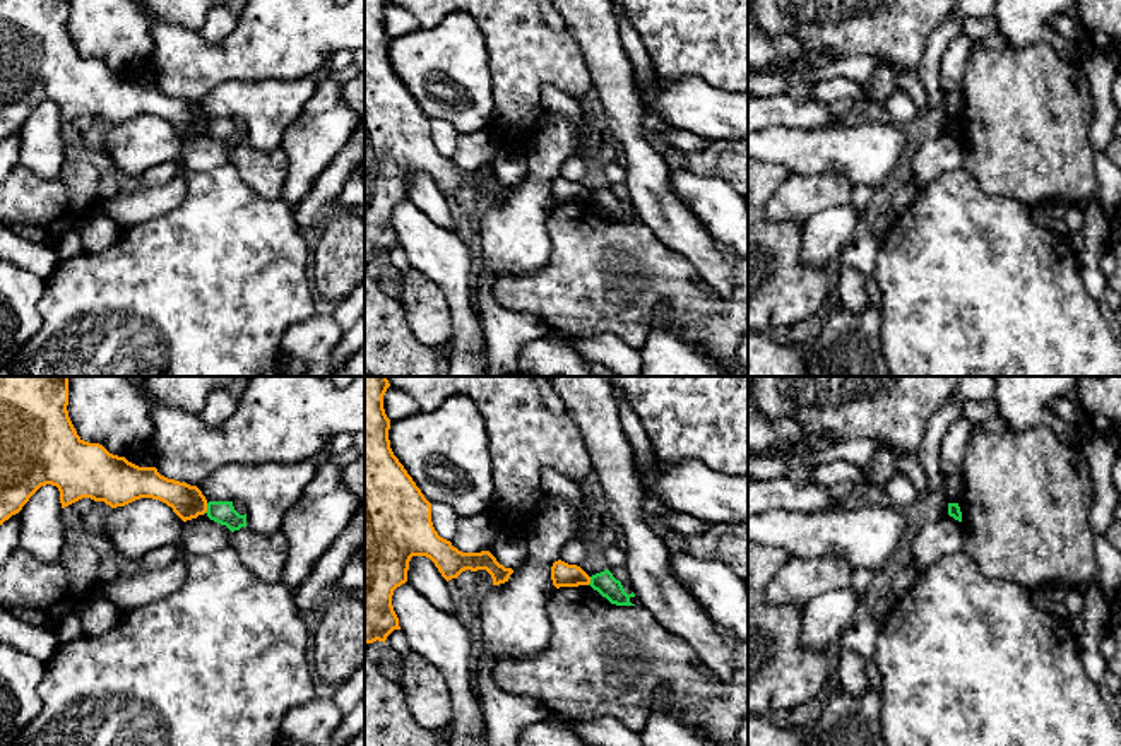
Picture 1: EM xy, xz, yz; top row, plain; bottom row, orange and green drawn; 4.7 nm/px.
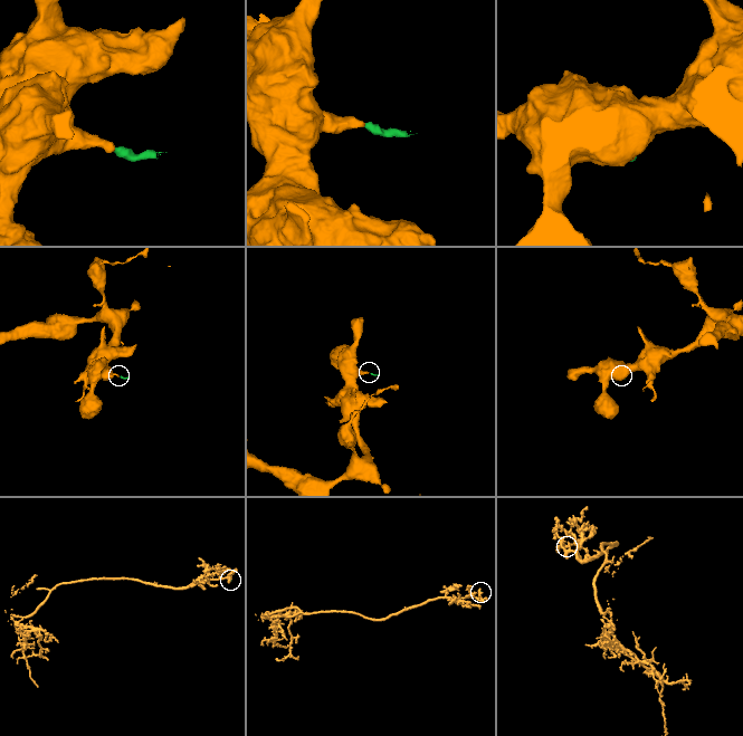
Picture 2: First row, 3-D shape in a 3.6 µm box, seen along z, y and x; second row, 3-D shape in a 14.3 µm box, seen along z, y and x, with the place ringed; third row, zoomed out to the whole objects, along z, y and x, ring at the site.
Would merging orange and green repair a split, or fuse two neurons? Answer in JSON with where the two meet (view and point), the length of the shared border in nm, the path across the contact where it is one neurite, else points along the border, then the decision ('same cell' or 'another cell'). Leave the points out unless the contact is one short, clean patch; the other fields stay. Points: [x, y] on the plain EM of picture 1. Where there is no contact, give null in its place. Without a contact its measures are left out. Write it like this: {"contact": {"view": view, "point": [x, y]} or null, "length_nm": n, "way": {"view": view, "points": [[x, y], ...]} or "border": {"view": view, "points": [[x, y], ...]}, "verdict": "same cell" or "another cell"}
{"contact": {"view": "xy", "point": [206, 125]}, "length_nm": 50, "border": {"view": "xy", "points": [[207, 120], [204, 129]]}, "verdict": "another cell"}

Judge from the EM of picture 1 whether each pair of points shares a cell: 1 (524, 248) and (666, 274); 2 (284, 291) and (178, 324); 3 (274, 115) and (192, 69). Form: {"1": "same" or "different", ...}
{"1": "different", "2": "same", "3": "different"}

